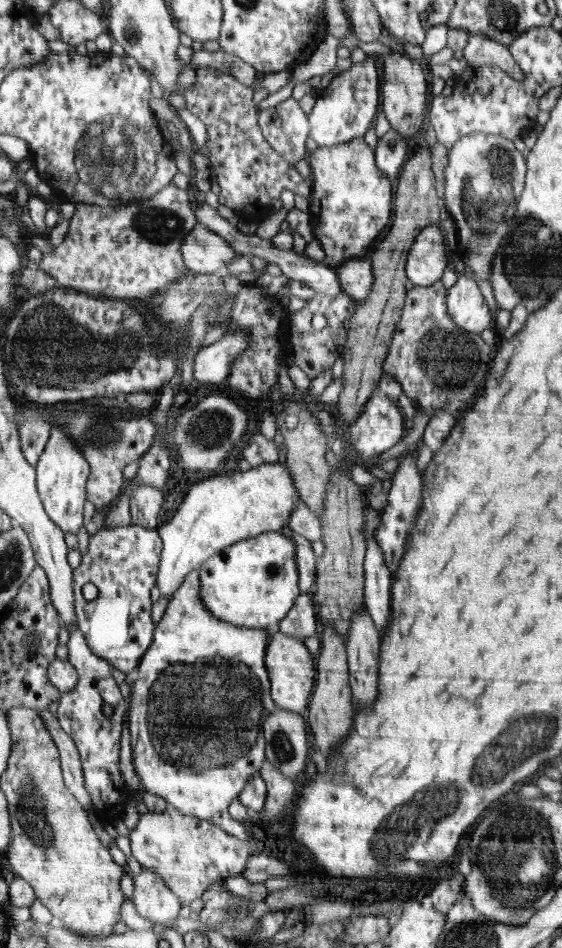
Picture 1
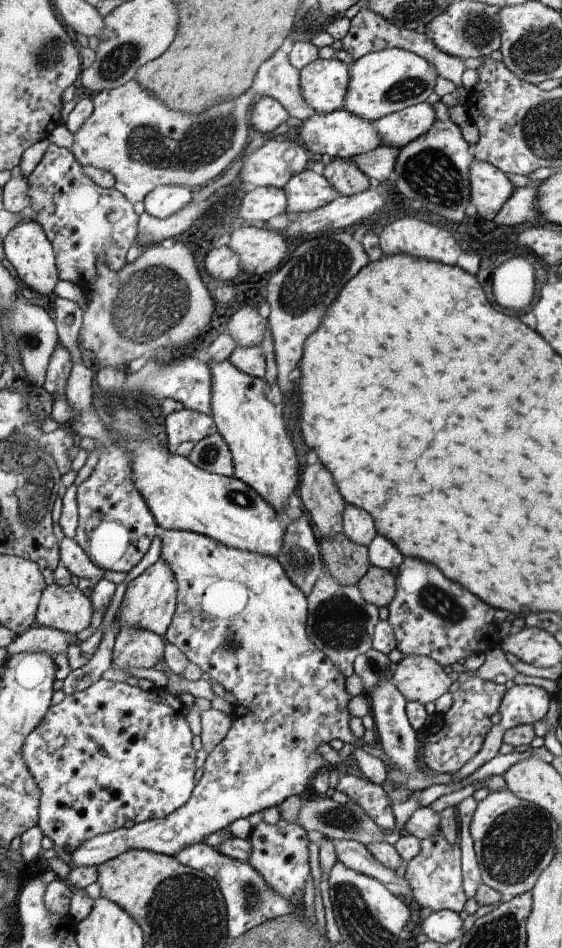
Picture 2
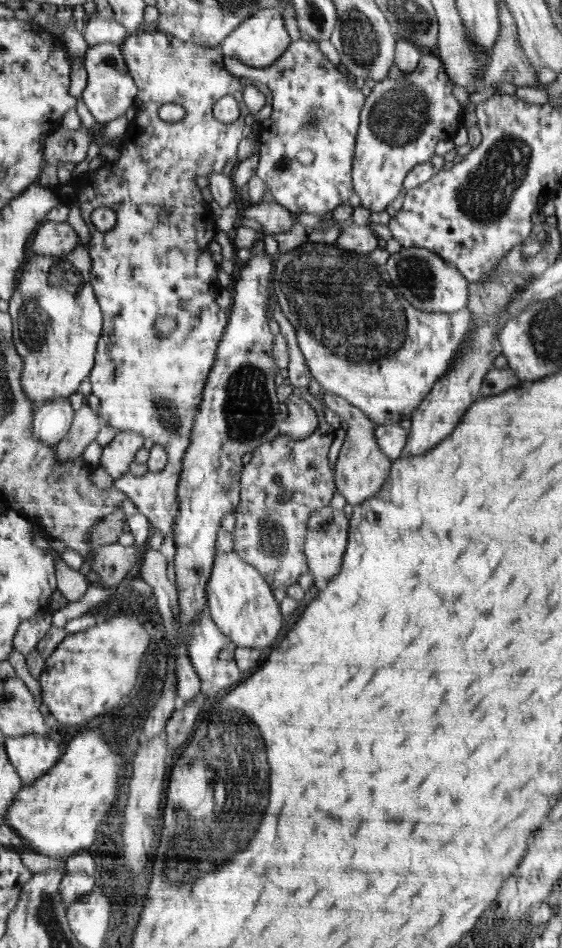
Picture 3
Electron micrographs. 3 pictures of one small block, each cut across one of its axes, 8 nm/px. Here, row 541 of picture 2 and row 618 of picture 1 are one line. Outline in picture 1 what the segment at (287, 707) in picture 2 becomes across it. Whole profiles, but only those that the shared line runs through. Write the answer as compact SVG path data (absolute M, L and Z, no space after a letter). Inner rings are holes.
M195 572L188 574L181 587L174 592L174 596L168 603L168 608L164 612L162 620L154 630L154 644L149 646L148 652L142 657L142 662L138 665L138 678L131 685L130 706L126 711L126 722L130 730L130 746L134 756L134 770L140 778L140 788L143 792L156 794L164 798L170 807L180 810L182 814L194 816L213 822L215 826L235 836L242 841L248 842L248 836L243 823L239 823L229 813L230 803L239 798L239 794L246 786L246 781L250 780L250 775L260 772L262 761L265 760L265 720L274 712L276 708L271 697L271 683L266 670L266 647L268 647L268 629L266 628L238 628L228 624L228 622L214 619L203 606L201 596L200 575Z

